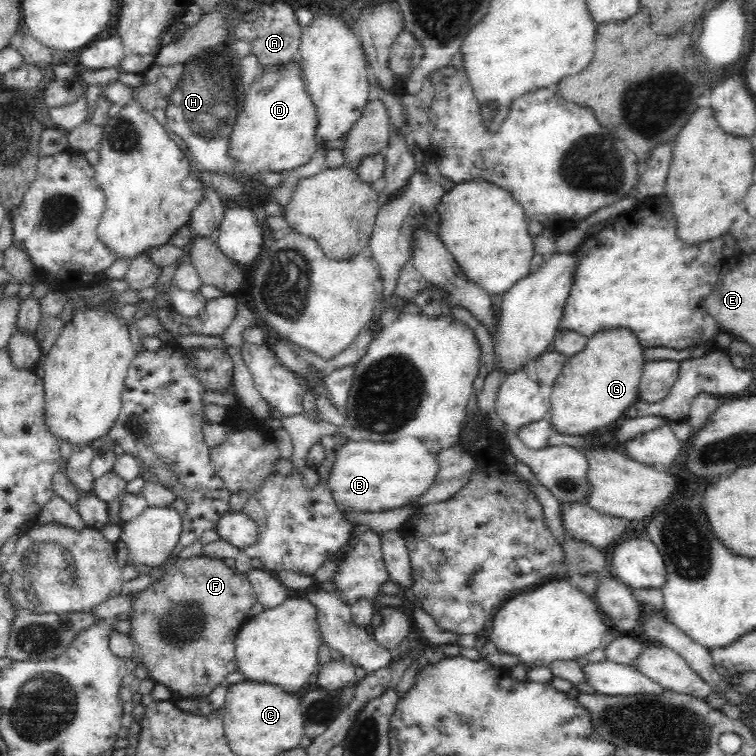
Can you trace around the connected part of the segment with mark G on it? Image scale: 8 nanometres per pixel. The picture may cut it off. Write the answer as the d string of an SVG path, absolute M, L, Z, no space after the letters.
M627 328L606 329L588 337L586 348L582 352L566 357L561 374L547 399L552 428L560 434L584 436L584 434L594 434L596 430L606 428L624 416L627 409L639 400L639 383L645 363L643 352L644 348L637 336Z

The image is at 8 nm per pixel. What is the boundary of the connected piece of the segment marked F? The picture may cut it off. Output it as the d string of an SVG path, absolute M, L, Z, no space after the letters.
M204 554L192 556L186 559L178 559L177 563L170 567L158 580L154 581L147 589L135 592L131 596L131 607L128 612L127 621L130 623L129 637L132 641L134 650L133 660L142 663L143 667L148 671L149 678L154 680L155 684L162 684L170 691L176 692L182 698L206 699L213 692L219 683L224 683L226 675L237 669L235 656L235 640L240 627L249 619L253 604L258 602L256 593L248 581L248 577L242 571L230 569L222 559L209 557Z

